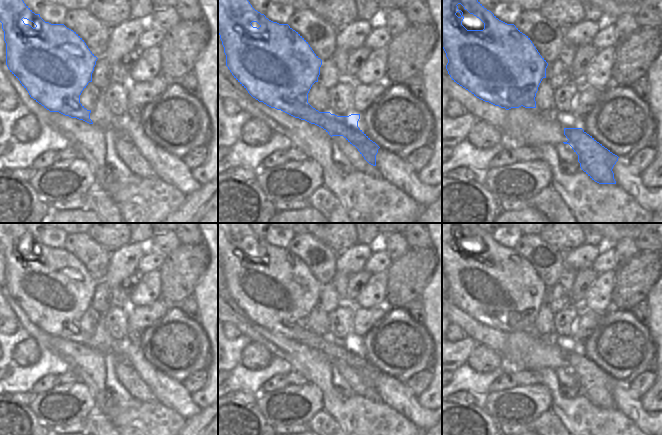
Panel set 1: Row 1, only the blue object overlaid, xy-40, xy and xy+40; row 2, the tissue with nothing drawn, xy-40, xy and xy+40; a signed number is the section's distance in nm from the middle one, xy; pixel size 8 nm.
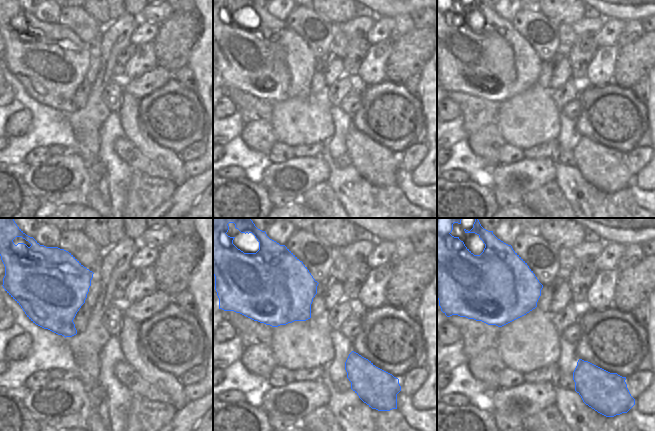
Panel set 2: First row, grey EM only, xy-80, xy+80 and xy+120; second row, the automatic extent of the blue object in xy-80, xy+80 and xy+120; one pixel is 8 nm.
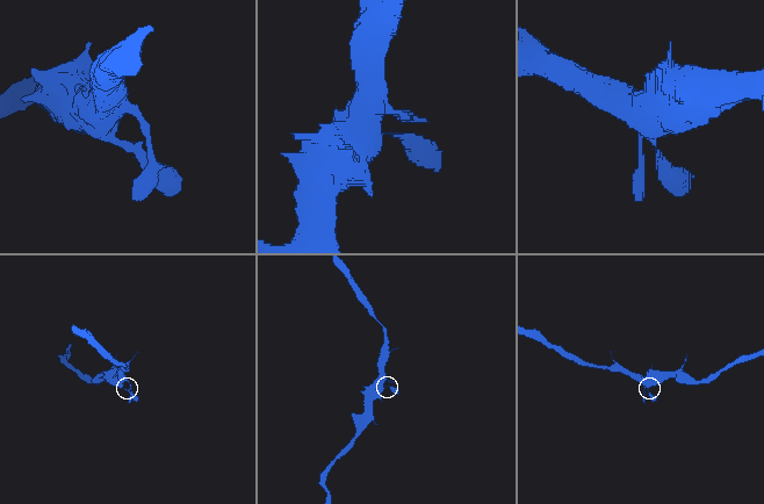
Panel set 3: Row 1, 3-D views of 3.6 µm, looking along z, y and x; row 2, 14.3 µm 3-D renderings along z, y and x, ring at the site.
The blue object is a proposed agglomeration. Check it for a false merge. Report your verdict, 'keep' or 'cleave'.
keep

